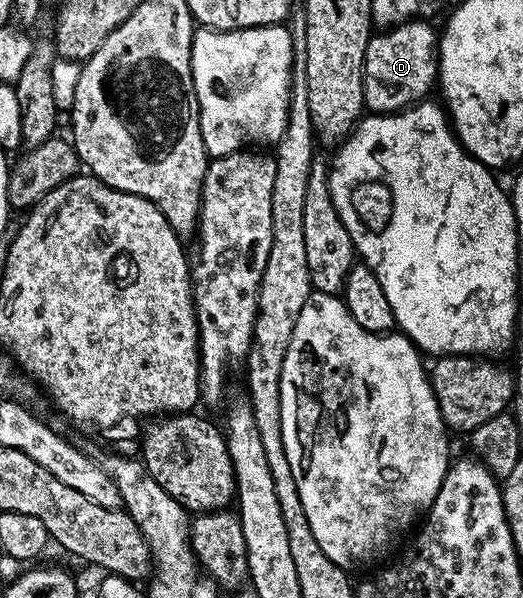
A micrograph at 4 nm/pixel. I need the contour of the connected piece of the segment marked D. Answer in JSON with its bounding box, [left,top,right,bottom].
[363,20,437,114]

